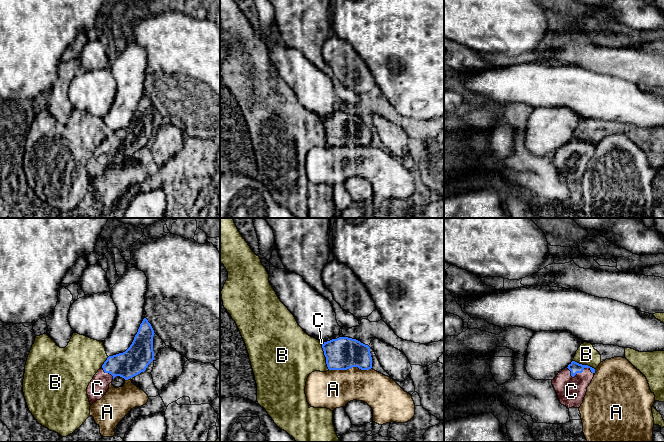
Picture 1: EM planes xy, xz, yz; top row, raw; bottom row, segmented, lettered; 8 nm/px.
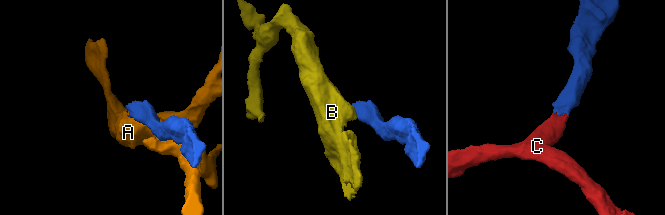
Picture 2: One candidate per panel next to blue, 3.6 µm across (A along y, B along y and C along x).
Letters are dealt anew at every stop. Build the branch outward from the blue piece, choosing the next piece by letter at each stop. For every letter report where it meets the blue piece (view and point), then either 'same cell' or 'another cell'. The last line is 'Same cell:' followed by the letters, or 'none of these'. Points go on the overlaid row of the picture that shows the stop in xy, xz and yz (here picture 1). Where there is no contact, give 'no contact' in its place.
A: meets blue in xz at (349, 368); another cell
B: meets blue in xz at (325, 356); another cell
C: meets blue in yz at (578, 372); same cell
Same cell: C

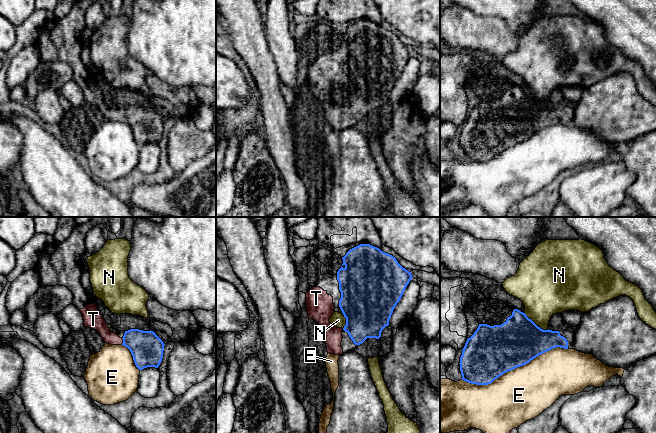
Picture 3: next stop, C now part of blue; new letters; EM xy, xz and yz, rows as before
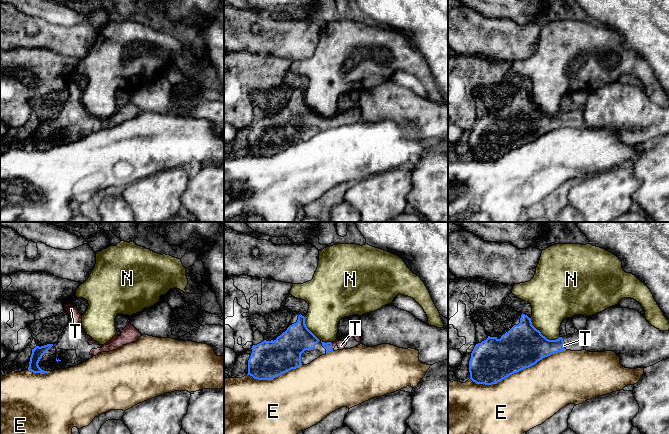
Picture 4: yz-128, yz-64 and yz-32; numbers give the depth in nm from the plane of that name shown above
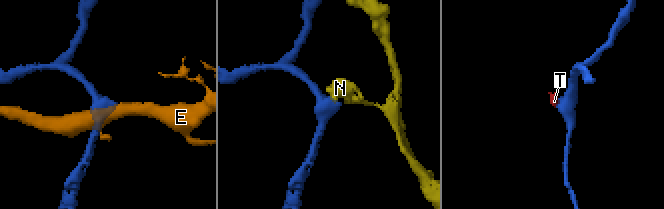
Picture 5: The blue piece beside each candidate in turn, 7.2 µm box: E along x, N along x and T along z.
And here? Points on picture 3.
E: meets blue in yz at (515, 367); another cell
N: meets blue in yz at (535, 324); another cell
T: meets blue in xy at (123, 341); same cell
Same cell: T

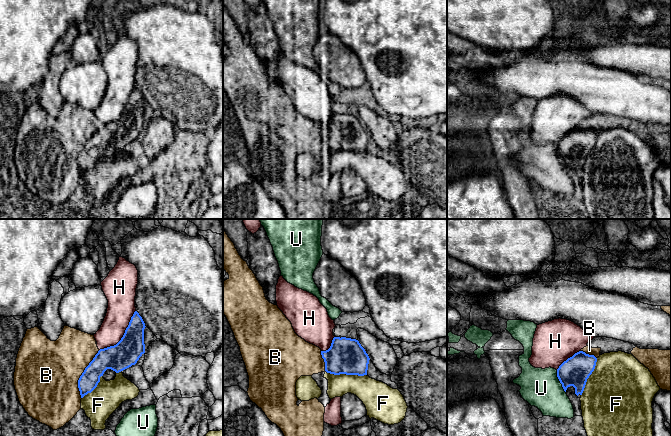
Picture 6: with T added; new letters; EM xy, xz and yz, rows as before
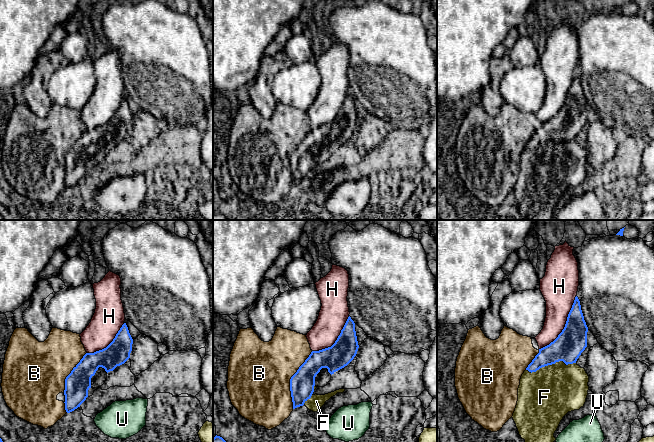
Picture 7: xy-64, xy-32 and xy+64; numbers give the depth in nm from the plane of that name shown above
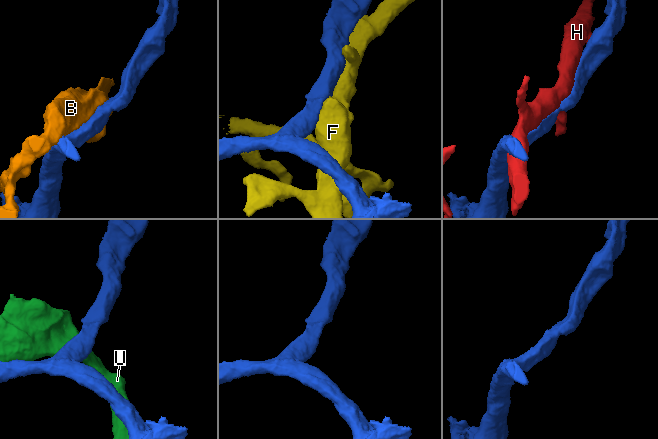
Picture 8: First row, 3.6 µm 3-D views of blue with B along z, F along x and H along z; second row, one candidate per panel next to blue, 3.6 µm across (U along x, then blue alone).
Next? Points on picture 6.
B: meets blue in xy at (82, 374); another cell
F: meets blue in xz at (346, 374); another cell
H: meets blue in xy at (123, 335); another cell
U: meets blue in yz at (559, 380); another cell
Same cell: none of these

